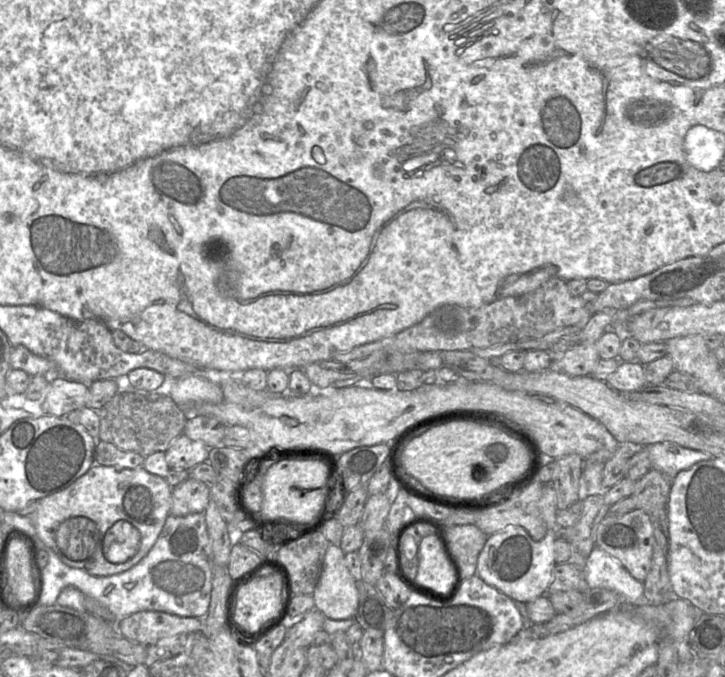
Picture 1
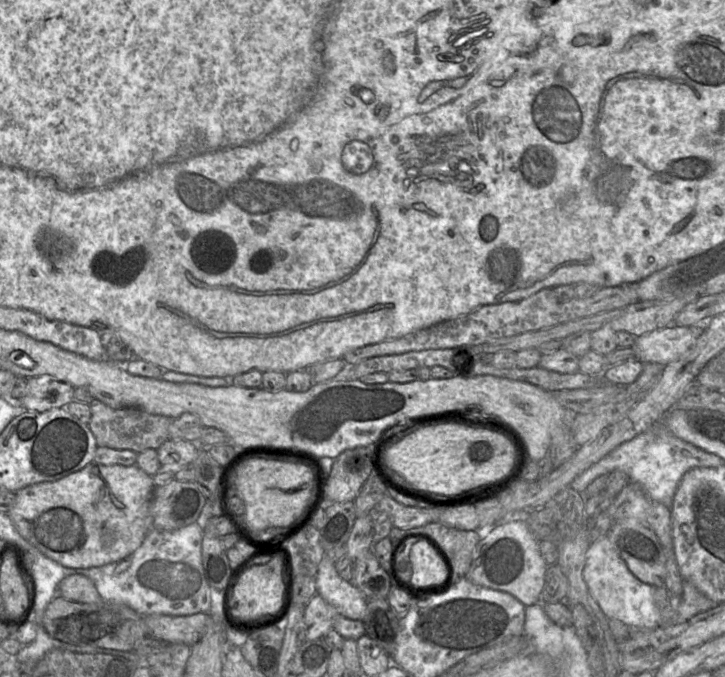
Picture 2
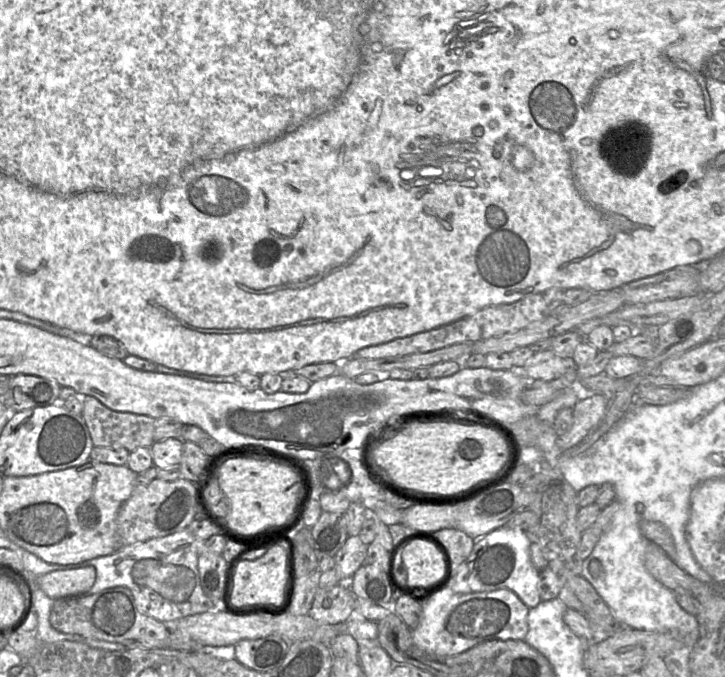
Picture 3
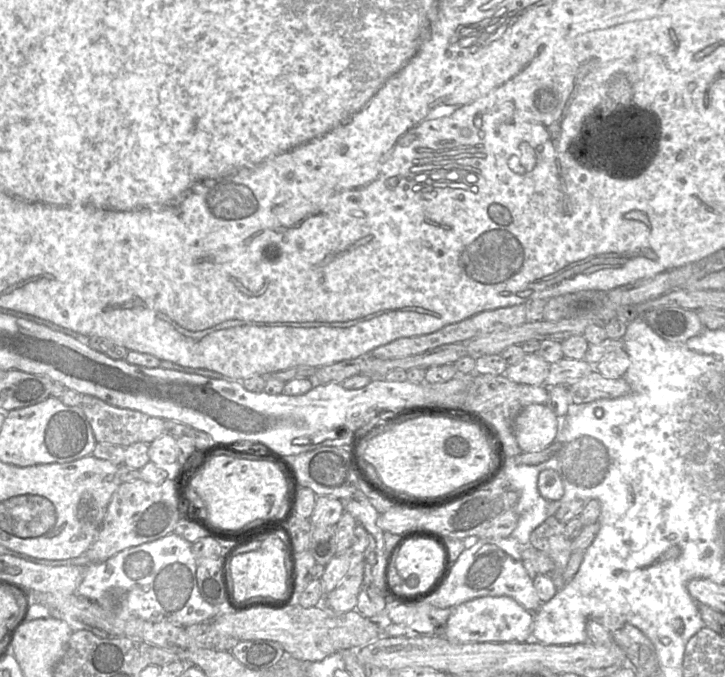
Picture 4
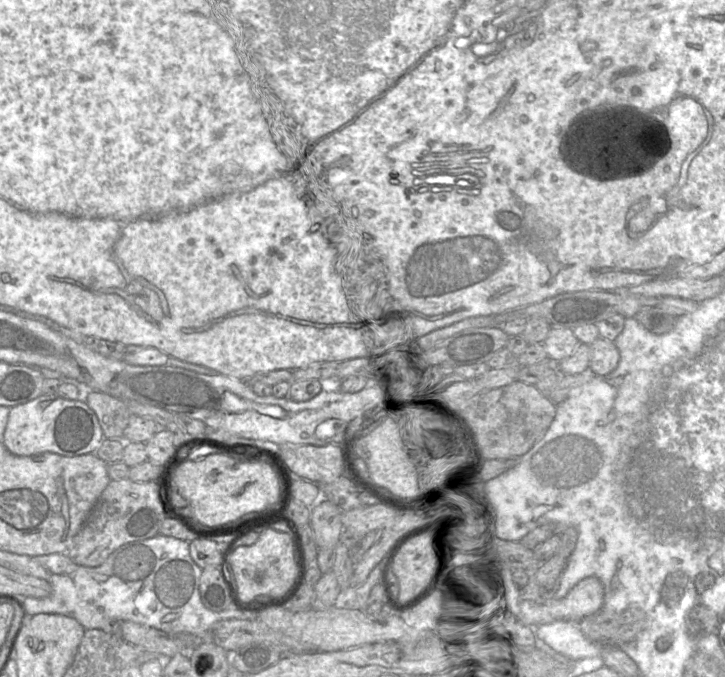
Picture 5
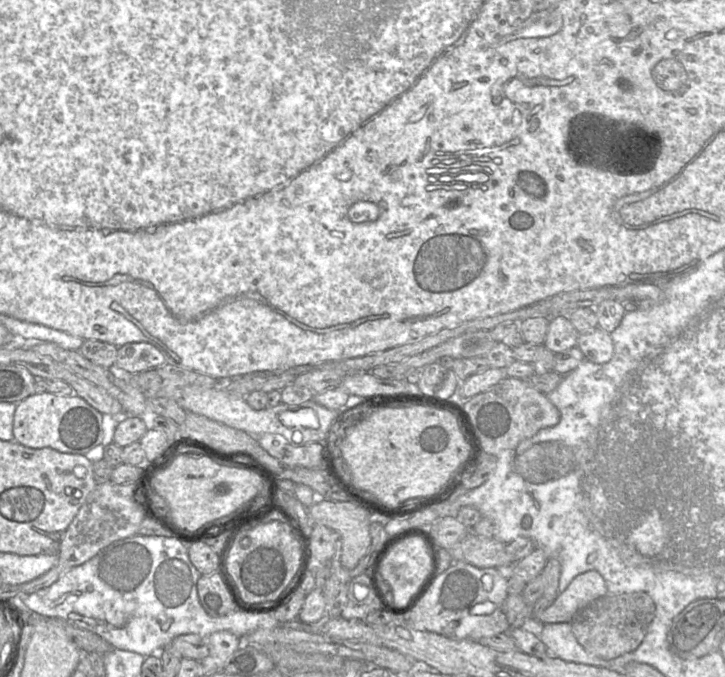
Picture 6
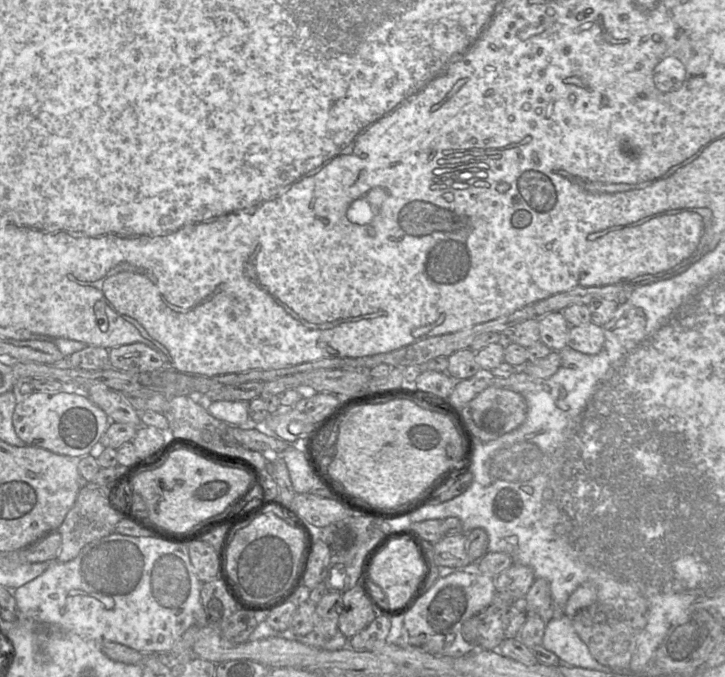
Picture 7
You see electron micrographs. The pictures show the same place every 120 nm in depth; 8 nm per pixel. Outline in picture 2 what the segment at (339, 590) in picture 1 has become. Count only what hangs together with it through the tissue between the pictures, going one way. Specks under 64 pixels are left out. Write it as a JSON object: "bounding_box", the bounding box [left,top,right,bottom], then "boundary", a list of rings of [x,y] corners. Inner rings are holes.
{"bounding_box":[316,555,367,620],"boundary":[[[326,555],[316,574],[316,593],[332,605],[340,616],[362,620],[366,614],[367,599],[364,594],[339,576],[335,561]]]}

